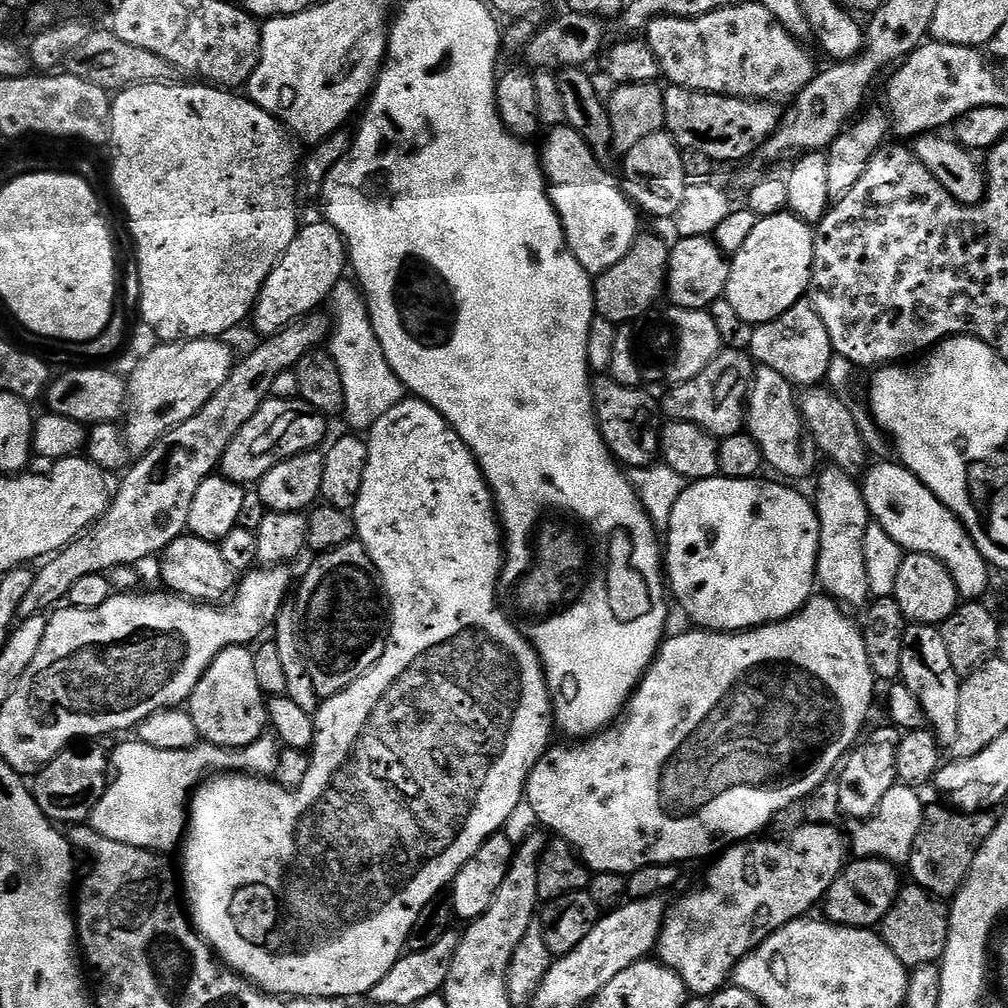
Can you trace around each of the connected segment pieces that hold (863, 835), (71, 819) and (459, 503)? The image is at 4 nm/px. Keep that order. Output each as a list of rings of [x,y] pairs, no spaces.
[[[896,783],[886,798],[878,806],[878,810],[868,820],[859,821],[856,828],[850,832],[850,852],[853,857],[861,860],[878,858],[887,860],[897,866],[907,865],[910,854],[914,850],[914,842],[924,825],[926,804],[920,801],[921,793],[914,788],[908,788],[902,783]]]
[[[76,746],[71,750],[59,752],[49,764],[35,773],[32,784],[32,796],[40,807],[45,821],[57,826],[75,826],[85,823],[92,811],[98,806],[110,783],[110,760],[100,748]]]
[[[415,398],[401,400],[399,404],[396,404],[390,411],[384,414],[376,424],[373,424],[367,433],[366,443],[368,446],[366,474],[362,478],[362,490],[356,499],[354,519],[356,521],[358,543],[363,546],[364,553],[371,558],[372,568],[378,577],[379,583],[382,585],[383,595],[390,605],[390,631],[386,650],[382,654],[380,661],[369,672],[362,674],[362,678],[358,678],[358,682],[351,684],[345,692],[327,697],[320,707],[316,709],[314,713],[316,733],[313,736],[310,749],[310,770],[306,770],[306,778],[302,778],[302,786],[298,786],[293,790],[291,788],[283,788],[272,778],[261,778],[247,774],[212,774],[205,779],[199,788],[193,791],[190,797],[190,819],[186,825],[186,847],[183,849],[183,852],[185,851],[184,876],[182,872],[182,892],[183,895],[184,892],[188,895],[186,908],[190,913],[190,919],[196,931],[212,947],[217,957],[227,967],[231,968],[237,976],[247,980],[249,984],[259,988],[261,992],[281,998],[299,998],[302,1000],[330,998],[331,1000],[338,1000],[349,998],[348,996],[367,997],[371,993],[372,988],[378,986],[378,982],[382,982],[382,978],[386,978],[386,974],[399,962],[400,957],[405,955],[408,947],[408,935],[410,930],[414,930],[414,922],[418,922],[418,914],[422,914],[422,910],[427,904],[431,900],[435,900],[437,896],[441,895],[451,885],[456,875],[460,872],[460,868],[466,866],[466,862],[470,862],[470,858],[474,858],[474,854],[478,854],[478,850],[482,847],[485,840],[489,840],[492,836],[497,835],[503,829],[500,827],[515,814],[516,807],[522,804],[522,801],[525,799],[528,776],[534,770],[536,763],[548,751],[550,747],[548,739],[551,738],[552,732],[554,733],[552,699],[550,698],[548,683],[544,677],[544,666],[540,662],[540,655],[536,653],[536,649],[525,638],[524,633],[520,631],[519,627],[513,621],[512,624],[508,621],[507,614],[500,609],[500,604],[496,601],[496,583],[501,583],[504,570],[504,542],[502,539],[502,529],[496,514],[496,506],[492,498],[492,491],[489,490],[488,484],[484,481],[484,472],[480,469],[479,462],[474,459],[472,452],[462,442],[459,434],[452,429],[452,425],[445,420],[444,415],[430,407],[425,400],[417,400]]]

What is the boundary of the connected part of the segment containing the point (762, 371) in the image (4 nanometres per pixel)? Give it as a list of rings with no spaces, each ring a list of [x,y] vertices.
[[[761,367],[753,371],[752,391],[748,393],[746,405],[746,432],[758,444],[765,465],[773,468],[777,477],[796,482],[792,480],[804,480],[817,471],[818,453],[805,429],[804,419],[800,417],[797,389],[789,380],[782,378],[782,374]]]

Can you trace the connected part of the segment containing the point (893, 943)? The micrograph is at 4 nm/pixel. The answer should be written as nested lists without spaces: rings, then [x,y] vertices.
[[[919,886],[901,887],[900,895],[896,897],[894,906],[884,916],[882,935],[886,946],[898,954],[898,962],[902,962],[909,970],[923,964],[935,964],[944,957],[948,941],[948,914],[939,899],[931,892],[925,892]]]

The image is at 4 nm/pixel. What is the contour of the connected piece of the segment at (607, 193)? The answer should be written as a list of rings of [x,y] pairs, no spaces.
[[[567,126],[556,128],[549,134],[548,141],[544,144],[544,152],[542,148],[542,167],[552,204],[556,207],[556,213],[560,215],[564,236],[568,239],[568,251],[574,254],[574,258],[578,258],[580,265],[593,278],[610,270],[610,266],[618,266],[618,262],[626,258],[638,235],[638,212],[632,201],[625,196],[623,187],[608,177],[608,172],[604,169],[607,167],[596,159],[590,146],[586,146],[586,142],[580,137],[580,133]]]

